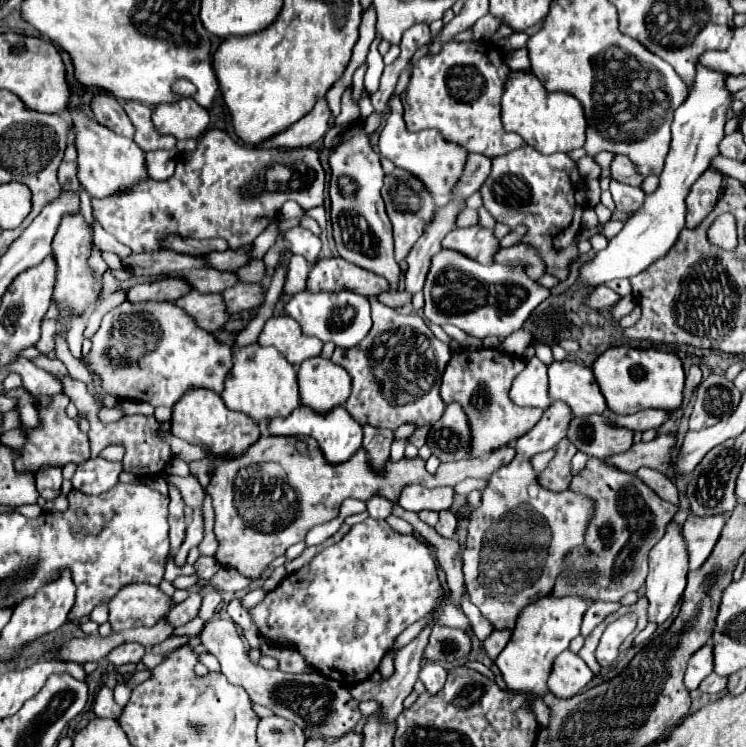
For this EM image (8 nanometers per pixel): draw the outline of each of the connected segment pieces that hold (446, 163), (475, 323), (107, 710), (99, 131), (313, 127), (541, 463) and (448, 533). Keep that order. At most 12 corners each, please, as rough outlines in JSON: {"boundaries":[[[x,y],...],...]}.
{"boundaries":[[[398,96],[380,156],[416,174],[440,208],[468,152],[438,130],[408,132]],[[440,250],[424,318],[506,338],[550,296],[522,264]],[[100,688],[94,714],[120,718],[122,708],[114,702],[112,688]],[[70,108],[78,182],[104,198],[148,178],[134,140]],[[320,98],[308,116],[260,148],[304,148],[326,134],[332,112]],[[556,448],[532,456],[532,466],[542,472],[556,454]],[[442,510],[436,532],[444,538],[454,538],[456,516]]]}

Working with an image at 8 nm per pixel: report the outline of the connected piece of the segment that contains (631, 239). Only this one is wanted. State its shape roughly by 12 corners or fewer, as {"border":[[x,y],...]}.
{"border":[[698,64],[658,188],[580,266],[592,290],[660,260],[724,138],[726,76]]}

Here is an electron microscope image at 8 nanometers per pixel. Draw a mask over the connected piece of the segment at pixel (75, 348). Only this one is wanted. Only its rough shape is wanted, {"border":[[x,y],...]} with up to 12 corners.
{"border":[[83,316],[72,317],[67,340],[71,354],[82,354]]}

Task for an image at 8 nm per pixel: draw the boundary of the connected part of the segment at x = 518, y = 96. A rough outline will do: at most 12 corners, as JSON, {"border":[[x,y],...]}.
{"border":[[512,72],[504,130],[540,154],[584,146],[580,102]]}

